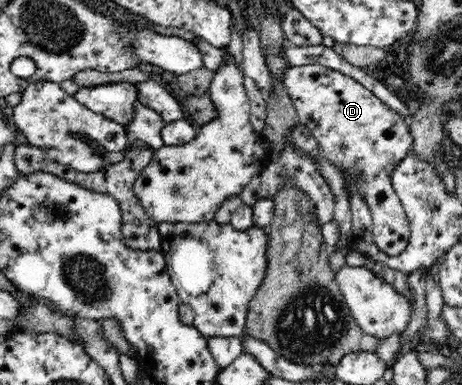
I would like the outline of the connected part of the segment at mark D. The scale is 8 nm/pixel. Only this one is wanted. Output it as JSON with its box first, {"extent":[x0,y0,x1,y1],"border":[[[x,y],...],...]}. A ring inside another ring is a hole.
{"extent":[281,64,413,256],"border":[[[320,64],[288,66],[283,71],[281,84],[295,105],[299,117],[298,121],[318,140],[324,158],[330,160],[338,168],[338,172],[342,174],[346,195],[350,197],[352,192],[354,194],[358,192],[358,194],[364,196],[366,205],[371,212],[373,226],[371,233],[377,247],[390,256],[400,255],[408,245],[410,228],[408,216],[391,184],[390,174],[394,167],[400,163],[400,160],[404,159],[406,154],[411,151],[413,139],[409,126],[404,122],[405,119],[392,111],[358,80],[344,75],[341,71]],[[348,180],[352,182],[350,189],[345,187]]]}

